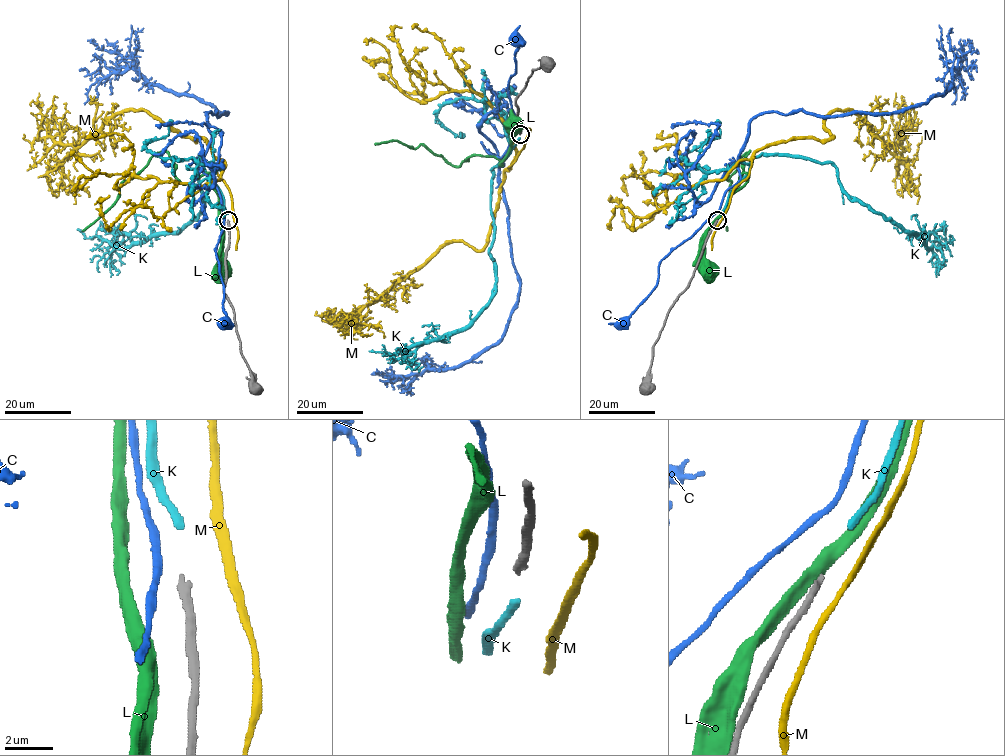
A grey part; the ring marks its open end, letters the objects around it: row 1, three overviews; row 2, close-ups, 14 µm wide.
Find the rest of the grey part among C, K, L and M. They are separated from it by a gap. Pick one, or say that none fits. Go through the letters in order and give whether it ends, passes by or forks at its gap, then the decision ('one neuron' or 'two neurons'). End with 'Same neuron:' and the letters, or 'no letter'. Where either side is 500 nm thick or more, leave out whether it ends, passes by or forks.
C: it passes by | two neurons
K: it ends | one neuron
L: it passes by | two neurons
M: it passes by | two neurons
Same neuron: K

